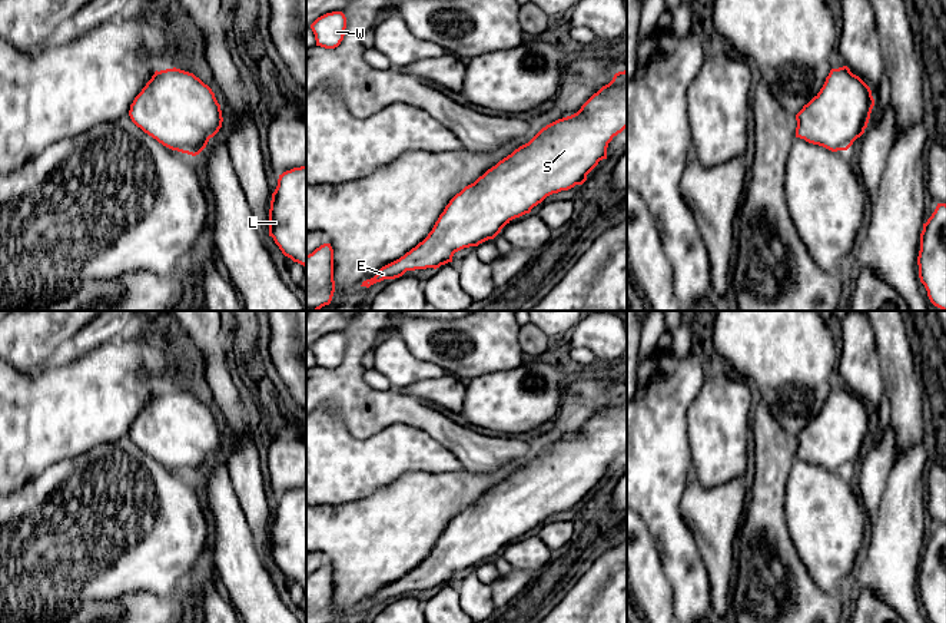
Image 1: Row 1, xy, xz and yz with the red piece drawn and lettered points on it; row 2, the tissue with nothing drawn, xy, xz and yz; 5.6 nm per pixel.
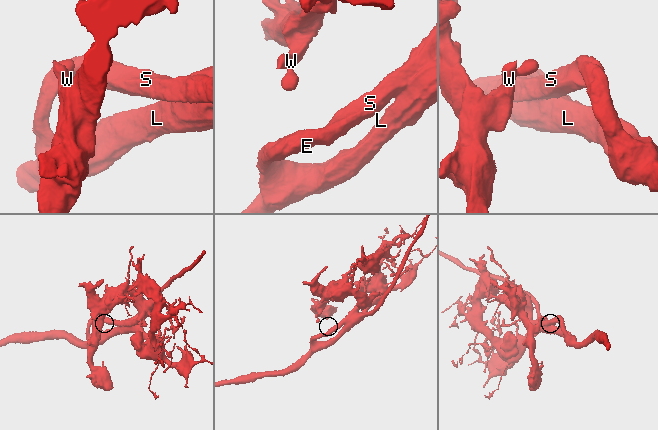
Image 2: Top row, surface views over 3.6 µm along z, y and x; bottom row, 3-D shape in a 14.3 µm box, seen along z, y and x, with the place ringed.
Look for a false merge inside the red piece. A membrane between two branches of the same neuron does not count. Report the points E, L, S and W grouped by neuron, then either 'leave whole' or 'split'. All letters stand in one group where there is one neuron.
groups E L S W; leave whole

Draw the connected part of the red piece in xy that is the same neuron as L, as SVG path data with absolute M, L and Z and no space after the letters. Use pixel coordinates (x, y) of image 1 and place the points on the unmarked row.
M306 486L279 496L269 530L269 557L306 590Z

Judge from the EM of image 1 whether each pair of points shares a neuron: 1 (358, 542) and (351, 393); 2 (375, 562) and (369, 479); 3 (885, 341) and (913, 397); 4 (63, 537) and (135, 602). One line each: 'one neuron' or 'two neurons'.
1: two neurons
2: two neurons
3: one neuron
4: two neurons

